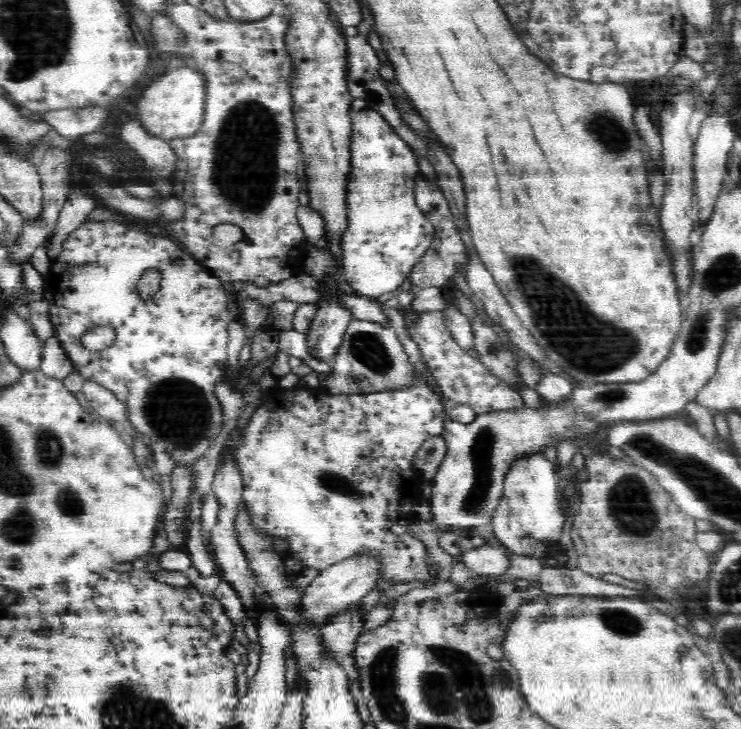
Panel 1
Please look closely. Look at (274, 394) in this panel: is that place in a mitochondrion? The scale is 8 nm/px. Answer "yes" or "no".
no

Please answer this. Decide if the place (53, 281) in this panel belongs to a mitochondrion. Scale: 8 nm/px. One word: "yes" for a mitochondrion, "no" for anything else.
no

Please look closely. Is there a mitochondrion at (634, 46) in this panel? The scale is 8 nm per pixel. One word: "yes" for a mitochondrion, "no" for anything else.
no

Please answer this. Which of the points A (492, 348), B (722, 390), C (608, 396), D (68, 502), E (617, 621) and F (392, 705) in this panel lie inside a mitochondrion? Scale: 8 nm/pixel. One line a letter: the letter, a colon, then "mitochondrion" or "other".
A: mitochondrion
B: other
C: mitochondrion
D: mitochondrion
E: mitochondrion
F: mitochondrion

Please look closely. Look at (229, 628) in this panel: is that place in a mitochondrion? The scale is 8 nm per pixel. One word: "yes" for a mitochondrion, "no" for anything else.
no

